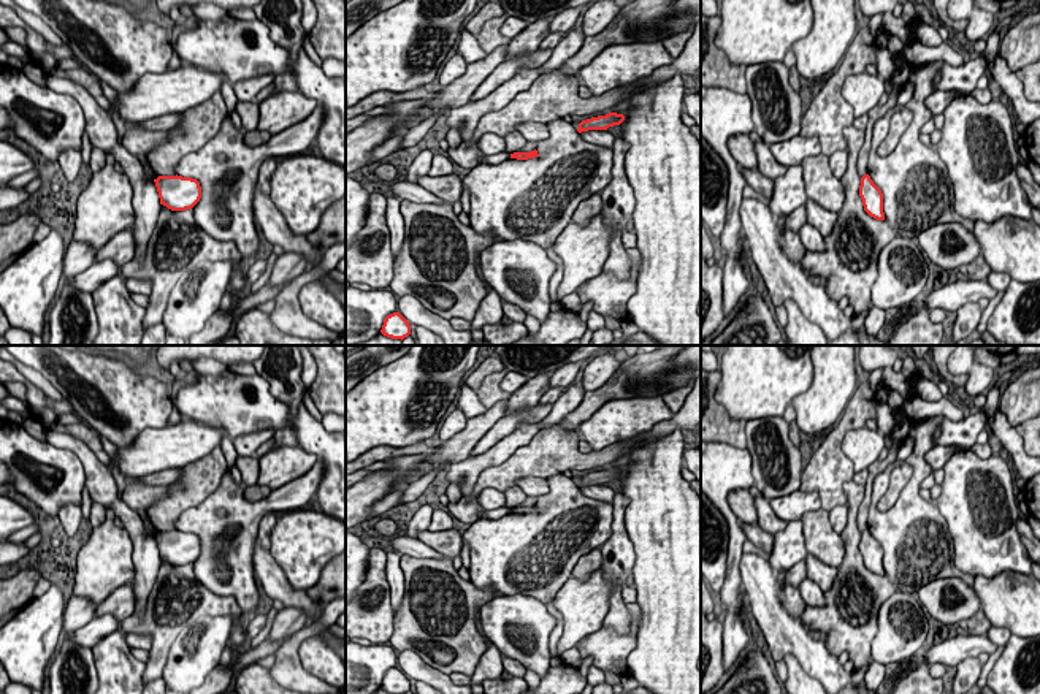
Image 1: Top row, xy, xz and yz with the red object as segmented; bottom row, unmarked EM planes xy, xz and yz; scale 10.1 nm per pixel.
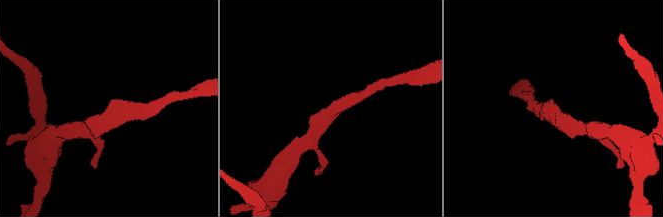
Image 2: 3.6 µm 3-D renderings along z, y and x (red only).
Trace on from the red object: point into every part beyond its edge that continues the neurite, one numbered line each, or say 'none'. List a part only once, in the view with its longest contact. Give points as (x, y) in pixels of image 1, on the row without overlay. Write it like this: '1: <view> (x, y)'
none

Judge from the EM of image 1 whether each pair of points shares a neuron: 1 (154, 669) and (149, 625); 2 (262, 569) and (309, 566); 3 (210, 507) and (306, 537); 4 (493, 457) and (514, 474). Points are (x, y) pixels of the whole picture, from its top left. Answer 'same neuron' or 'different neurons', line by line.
1: same neuron
2: different neurons
3: different neurons
4: different neurons

